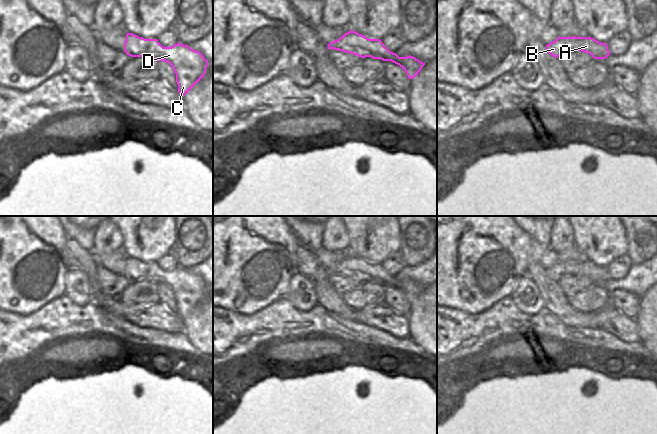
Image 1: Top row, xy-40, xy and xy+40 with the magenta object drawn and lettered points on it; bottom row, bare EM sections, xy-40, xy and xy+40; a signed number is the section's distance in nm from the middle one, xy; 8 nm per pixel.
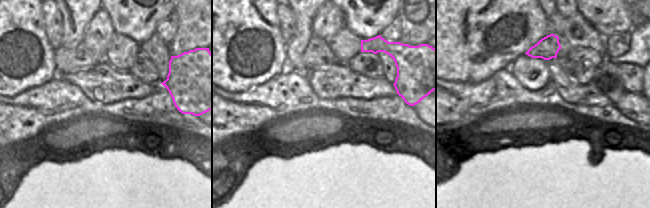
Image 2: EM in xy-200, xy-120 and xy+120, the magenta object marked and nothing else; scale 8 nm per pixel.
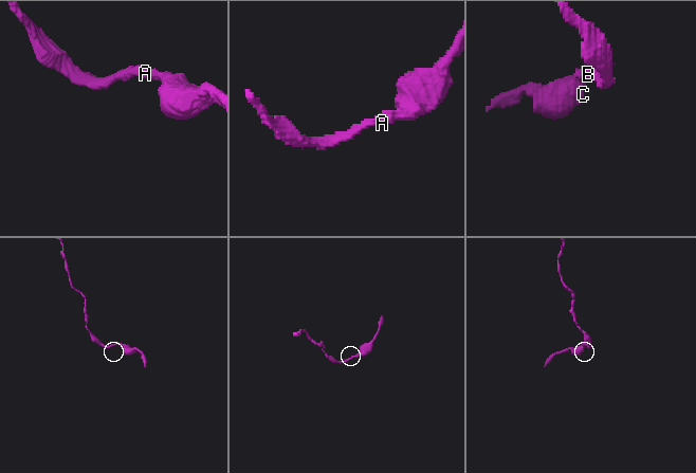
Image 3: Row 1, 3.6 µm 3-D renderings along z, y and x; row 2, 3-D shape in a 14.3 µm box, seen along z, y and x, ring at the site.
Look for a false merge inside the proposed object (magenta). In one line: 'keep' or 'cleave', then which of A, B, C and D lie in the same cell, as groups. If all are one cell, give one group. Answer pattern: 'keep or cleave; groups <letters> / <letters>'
keep; groups A B C D

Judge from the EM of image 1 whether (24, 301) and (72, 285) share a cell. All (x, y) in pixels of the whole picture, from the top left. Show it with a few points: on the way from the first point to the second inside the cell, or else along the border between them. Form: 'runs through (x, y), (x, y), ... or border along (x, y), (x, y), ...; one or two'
border along (68, 270), (64, 278), (63, 294); two

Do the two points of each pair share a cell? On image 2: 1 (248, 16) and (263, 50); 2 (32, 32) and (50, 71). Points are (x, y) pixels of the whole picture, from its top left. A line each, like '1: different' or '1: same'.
1: same
2: same

